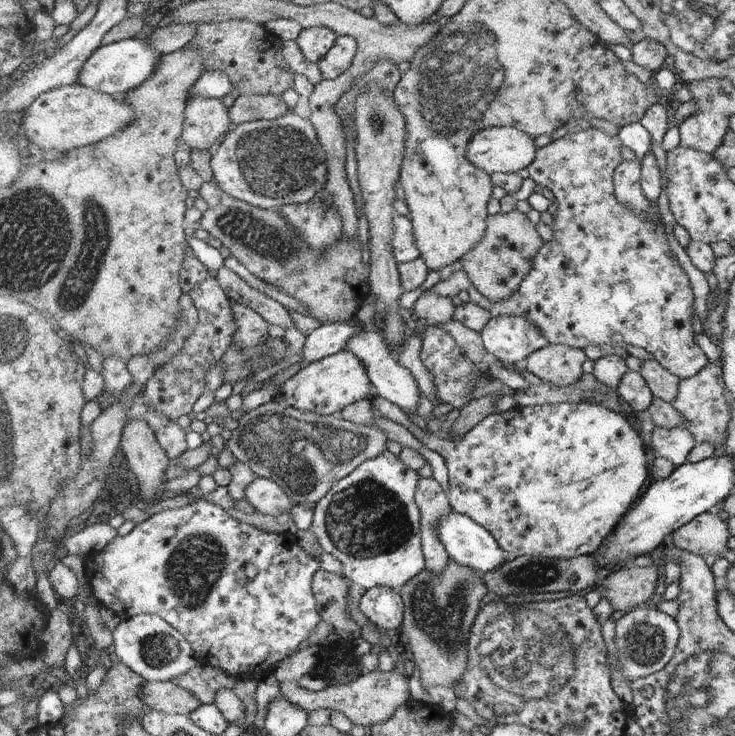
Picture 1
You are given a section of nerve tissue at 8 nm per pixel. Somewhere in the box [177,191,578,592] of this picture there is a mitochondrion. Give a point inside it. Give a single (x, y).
(297, 451)

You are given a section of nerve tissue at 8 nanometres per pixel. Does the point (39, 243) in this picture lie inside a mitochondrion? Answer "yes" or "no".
yes

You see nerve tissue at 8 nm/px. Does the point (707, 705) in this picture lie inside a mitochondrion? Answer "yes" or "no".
yes

